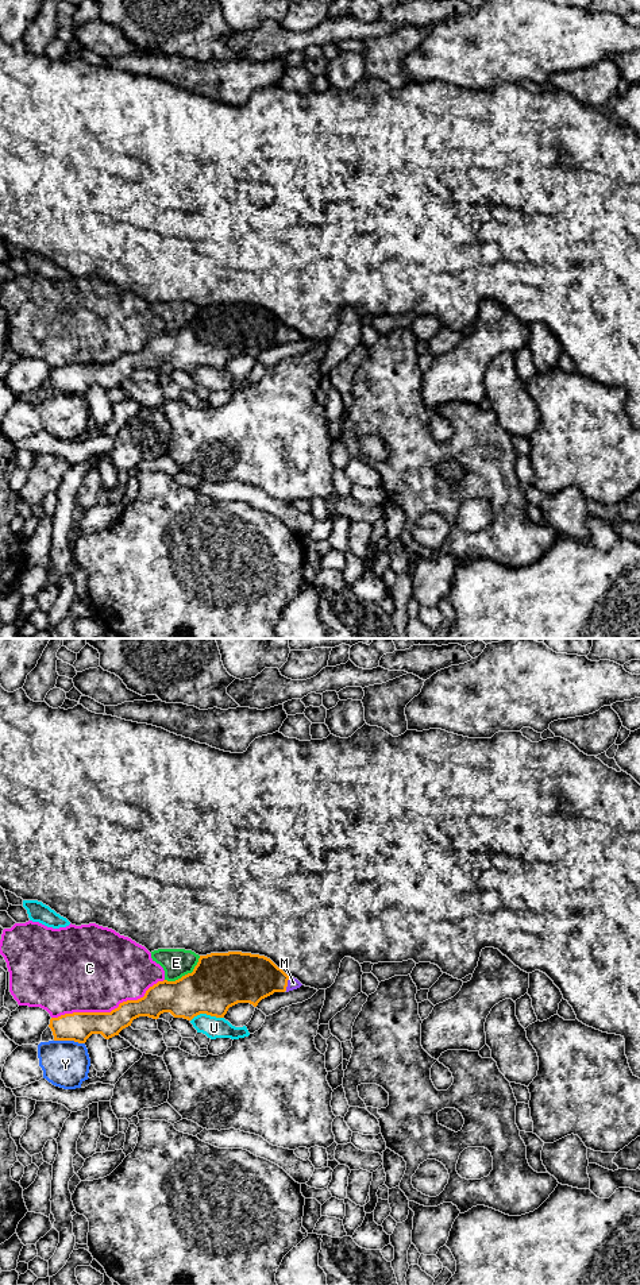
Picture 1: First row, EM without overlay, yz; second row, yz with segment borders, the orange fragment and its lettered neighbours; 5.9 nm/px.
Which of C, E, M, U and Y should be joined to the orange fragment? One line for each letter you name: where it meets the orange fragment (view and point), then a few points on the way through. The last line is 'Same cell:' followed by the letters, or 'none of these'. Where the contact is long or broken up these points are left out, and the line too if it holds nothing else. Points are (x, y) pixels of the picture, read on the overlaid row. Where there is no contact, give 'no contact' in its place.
M: yz (286, 983) | across yz (246, 977), (266, 977), (286, 983), (293, 983)
Same cell: M

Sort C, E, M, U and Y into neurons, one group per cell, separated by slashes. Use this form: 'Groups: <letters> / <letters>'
Groups: C / E / M / U / Y

